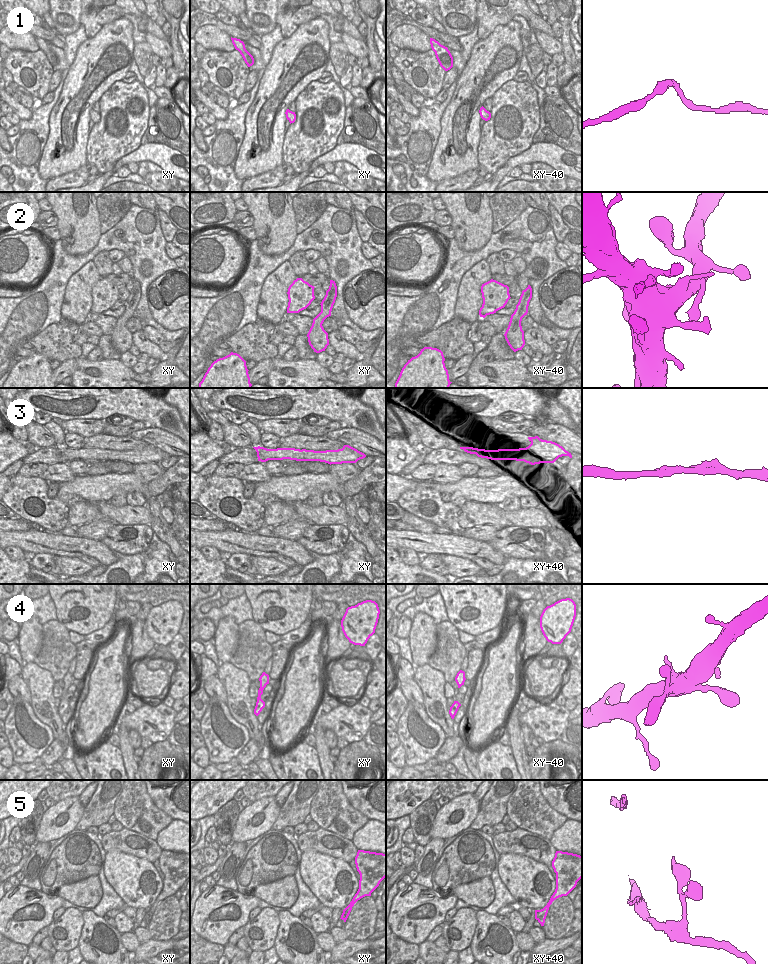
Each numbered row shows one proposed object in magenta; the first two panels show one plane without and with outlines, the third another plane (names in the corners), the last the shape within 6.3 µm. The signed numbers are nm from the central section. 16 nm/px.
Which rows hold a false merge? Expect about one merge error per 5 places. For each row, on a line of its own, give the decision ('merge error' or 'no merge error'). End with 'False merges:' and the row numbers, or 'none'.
1: no merge error
2: no merge error
3: no merge error
4: no merge error
5: no merge error
False merges: none

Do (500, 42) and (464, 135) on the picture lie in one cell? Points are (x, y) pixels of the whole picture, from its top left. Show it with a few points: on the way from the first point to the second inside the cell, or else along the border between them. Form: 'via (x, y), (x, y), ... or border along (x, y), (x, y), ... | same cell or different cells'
via (490, 65), (471, 92), (461, 102), (461, 112) | same cell

